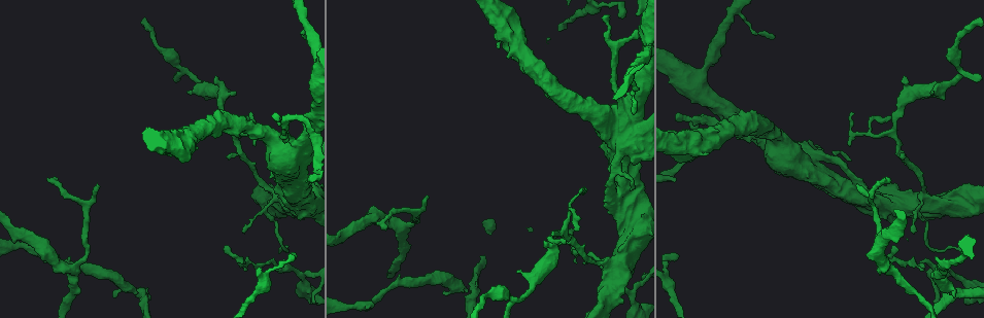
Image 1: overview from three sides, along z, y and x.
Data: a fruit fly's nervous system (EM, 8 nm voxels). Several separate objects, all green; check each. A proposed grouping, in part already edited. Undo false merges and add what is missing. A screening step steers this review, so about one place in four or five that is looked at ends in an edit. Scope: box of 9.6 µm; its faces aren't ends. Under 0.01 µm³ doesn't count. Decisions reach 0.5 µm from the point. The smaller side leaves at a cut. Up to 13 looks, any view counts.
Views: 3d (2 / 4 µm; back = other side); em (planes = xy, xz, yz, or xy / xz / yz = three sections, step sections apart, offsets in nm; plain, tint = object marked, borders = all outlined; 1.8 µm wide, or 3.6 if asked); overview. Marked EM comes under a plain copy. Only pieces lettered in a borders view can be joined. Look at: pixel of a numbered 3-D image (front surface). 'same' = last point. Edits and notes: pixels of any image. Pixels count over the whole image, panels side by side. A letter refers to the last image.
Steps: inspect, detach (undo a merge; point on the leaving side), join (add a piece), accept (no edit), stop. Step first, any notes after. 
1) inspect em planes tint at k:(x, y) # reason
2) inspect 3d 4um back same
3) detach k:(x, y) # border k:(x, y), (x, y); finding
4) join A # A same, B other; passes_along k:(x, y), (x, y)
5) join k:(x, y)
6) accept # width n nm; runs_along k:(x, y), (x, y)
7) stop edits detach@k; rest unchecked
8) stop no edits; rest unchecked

inspect 3d 4um at 1:(97, 185) # tapers out

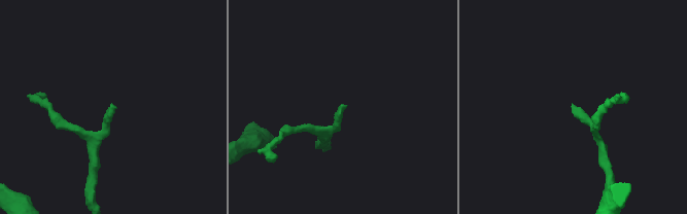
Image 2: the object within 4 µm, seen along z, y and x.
inspect em planes tint at 2:(112, 105)

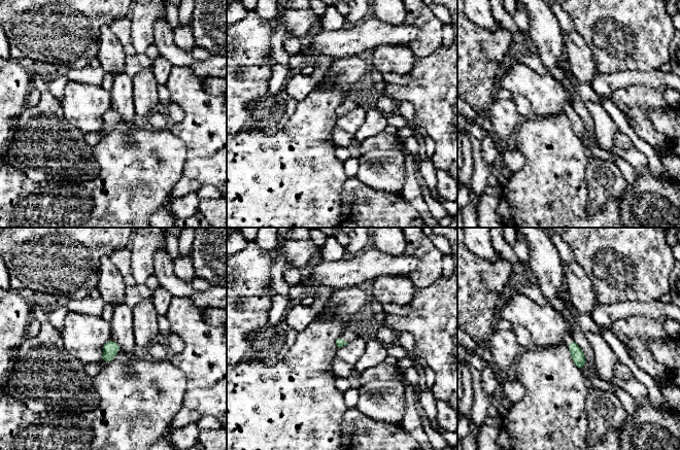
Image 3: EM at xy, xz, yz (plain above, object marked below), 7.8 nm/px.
inspect em planes borders same

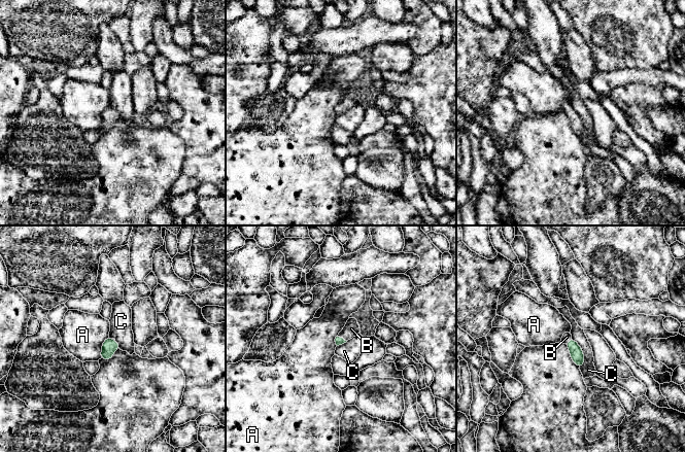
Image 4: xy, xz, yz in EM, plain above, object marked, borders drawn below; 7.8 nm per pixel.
join 4:(351, 328) # A other, B same, C other; passes_along 4:(339, 341), (342, 338), (351, 328); the neuron continues

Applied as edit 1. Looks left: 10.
inspect 3d 4um at 1:(224, 249) # long arm stops here

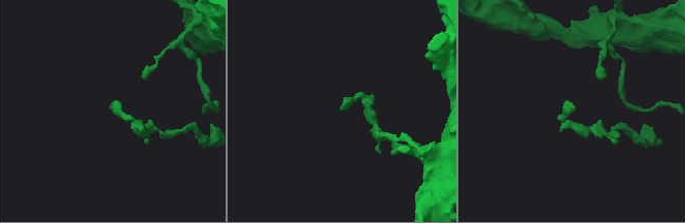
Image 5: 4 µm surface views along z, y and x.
inspect em planes borders at 5:(113, 105)

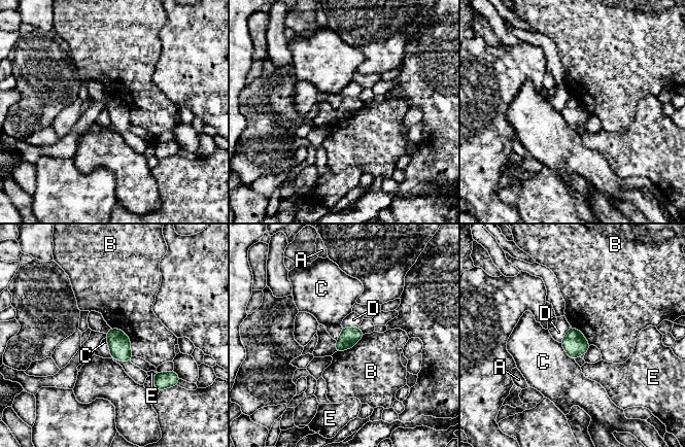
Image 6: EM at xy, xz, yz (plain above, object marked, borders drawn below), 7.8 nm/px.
accept # longest_contact B 280 nm; A other, B other, C other, D other, E other; no lettered piece goes on from it

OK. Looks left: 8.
inspect em planes tint at 1:(300, 276) # three-way junction

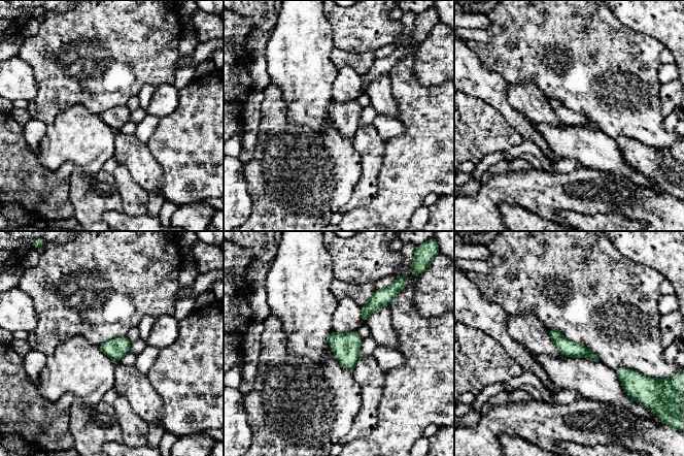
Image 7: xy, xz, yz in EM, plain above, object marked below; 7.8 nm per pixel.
inspect em planes borders same # see the neighbours

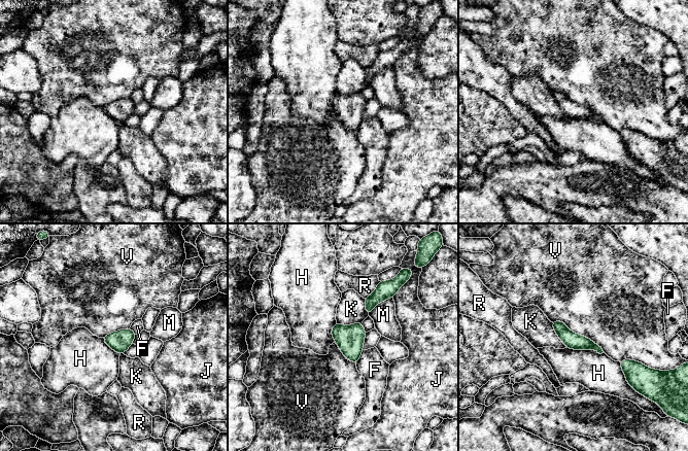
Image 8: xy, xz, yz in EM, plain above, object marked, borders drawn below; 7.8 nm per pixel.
accept # width 130 nm; F other, H other, J other, K other, M other, R other, V other; border 8:(552, 321), (561, 321), (604, 351); continuous, no second neuron

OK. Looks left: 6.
inspect em planes borders at 1:(469, 297) # sharp bend

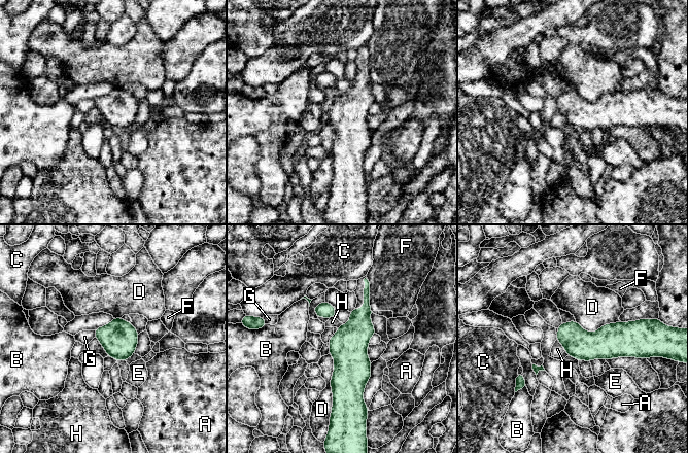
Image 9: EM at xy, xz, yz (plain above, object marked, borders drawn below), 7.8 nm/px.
accept # width 220 nm; A other, B other, C other, D other, E other, F other, G other, H other; runs_along 9:(367, 284), (337, 402); one neuron here

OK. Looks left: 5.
inspect em 3.6um planes borders at 1:(293, 153) # sudden change in width

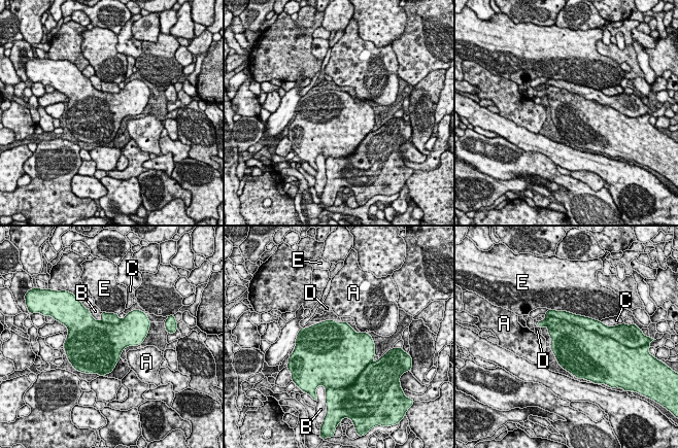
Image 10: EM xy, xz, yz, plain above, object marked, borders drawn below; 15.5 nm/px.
detach 10:(588, 323) # A other, B other, C other, D other, E other; border 10:(546, 316), (556, 316), (605, 336); two neurons meet here

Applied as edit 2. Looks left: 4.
stop edits join@4, detach@10; rest unchecked

